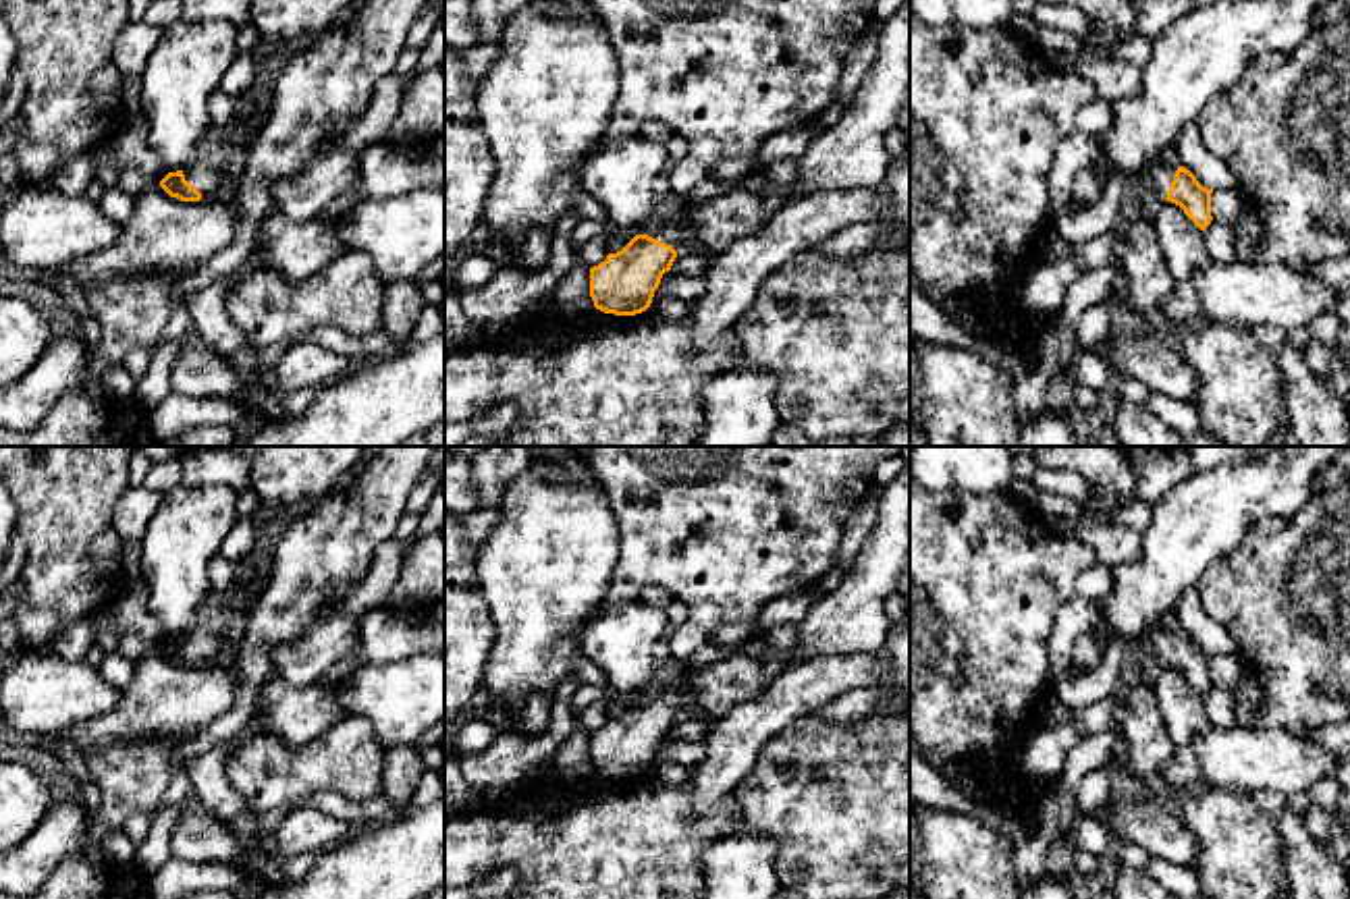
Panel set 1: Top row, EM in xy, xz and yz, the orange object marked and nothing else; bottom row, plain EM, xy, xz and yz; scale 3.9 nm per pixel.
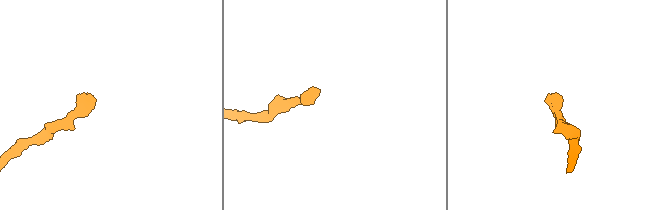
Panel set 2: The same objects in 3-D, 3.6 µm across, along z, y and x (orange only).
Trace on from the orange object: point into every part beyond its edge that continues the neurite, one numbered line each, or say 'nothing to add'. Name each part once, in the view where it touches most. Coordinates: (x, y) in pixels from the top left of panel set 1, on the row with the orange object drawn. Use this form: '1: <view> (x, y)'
1: xz (678, 235)

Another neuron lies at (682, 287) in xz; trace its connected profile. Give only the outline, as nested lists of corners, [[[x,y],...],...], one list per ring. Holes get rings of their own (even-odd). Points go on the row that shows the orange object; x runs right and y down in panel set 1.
[[[706,272],[696,276],[675,276],[669,284],[658,287],[654,291],[654,297],[648,309],[656,309],[656,303],[667,297],[692,303],[694,297],[702,291],[704,278],[706,278]]]

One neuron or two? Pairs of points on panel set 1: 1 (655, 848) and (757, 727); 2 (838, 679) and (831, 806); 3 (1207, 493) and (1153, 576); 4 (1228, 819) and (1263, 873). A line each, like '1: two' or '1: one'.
1: two
2: two
3: one
4: one

